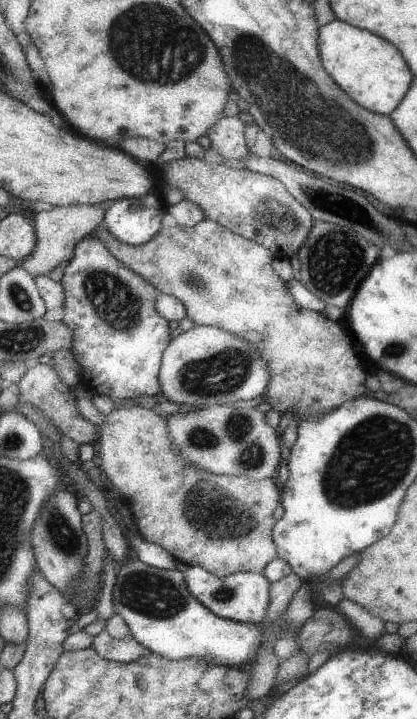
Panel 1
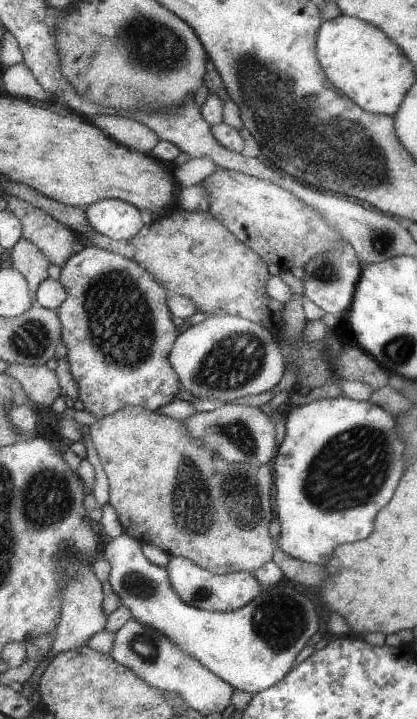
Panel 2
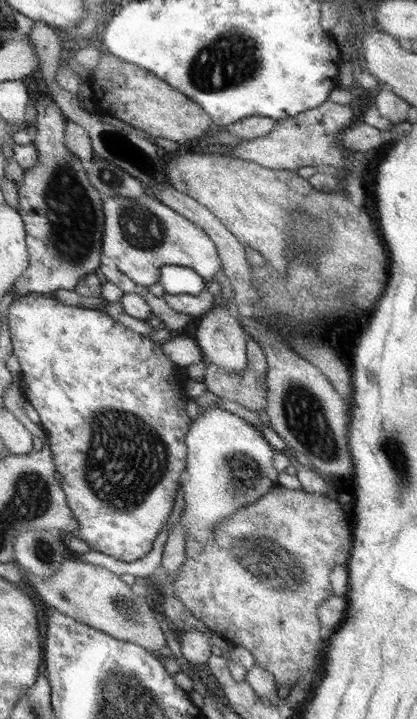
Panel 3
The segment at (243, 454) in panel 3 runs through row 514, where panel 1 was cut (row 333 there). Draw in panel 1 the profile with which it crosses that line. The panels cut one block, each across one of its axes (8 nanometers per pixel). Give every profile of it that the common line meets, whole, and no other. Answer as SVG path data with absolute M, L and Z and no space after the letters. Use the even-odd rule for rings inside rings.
M194 325L175 336L162 353L159 370L160 395L178 404L191 404L194 408L228 405L262 396L268 380L268 368L251 342L206 325Z

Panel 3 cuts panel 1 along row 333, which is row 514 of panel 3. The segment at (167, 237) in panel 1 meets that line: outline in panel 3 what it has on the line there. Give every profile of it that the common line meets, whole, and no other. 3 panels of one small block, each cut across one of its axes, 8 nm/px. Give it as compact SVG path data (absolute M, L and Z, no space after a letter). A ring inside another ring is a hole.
M276 482L270 488L270 491L263 494L256 502L234 511L230 517L224 517L213 528L214 539L208 541L206 545L198 543L192 537L186 539L186 564L180 565L180 571L178 571L176 579L174 579L174 585L172 585L169 594L172 594L174 598L178 598L211 631L216 631L224 636L226 640L230 640L235 645L244 646L244 648L248 649L252 653L256 664L272 672L277 688L290 685L289 690L293 690L300 677L307 676L308 671L313 671L317 676L321 676L325 643L321 635L322 624L320 624L320 616L318 616L318 607L322 606L322 603L328 600L330 595L334 594L332 584L330 584L330 573L334 566L336 564L346 566L349 560L354 542L350 520L351 516L349 512L342 509L334 494L324 495L307 492L304 489L288 489Z

